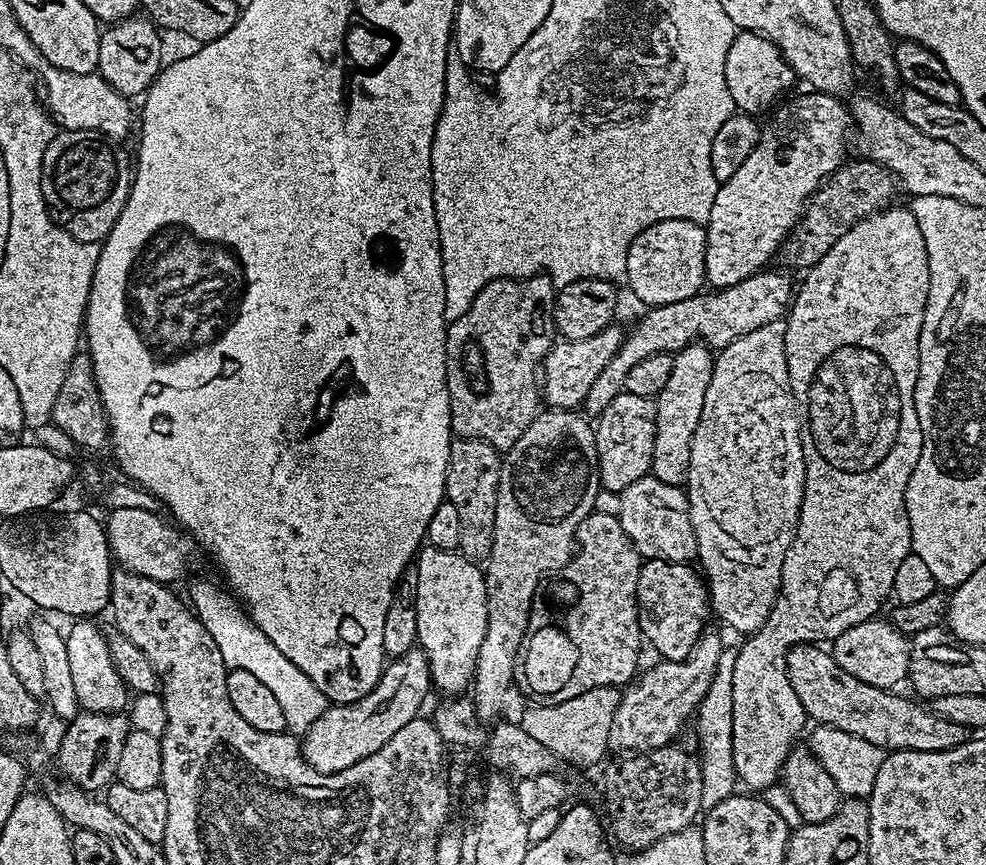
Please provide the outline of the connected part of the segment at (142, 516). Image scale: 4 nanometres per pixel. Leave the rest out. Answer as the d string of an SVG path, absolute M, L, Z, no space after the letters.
M113 508L108 514L108 520L106 519L106 547L113 561L123 571L133 572L169 586L175 585L175 580L180 580L187 574L188 563L191 562L192 555L198 552L196 541L187 531L181 530L175 523L169 522L167 519L164 521L163 515L146 510Z

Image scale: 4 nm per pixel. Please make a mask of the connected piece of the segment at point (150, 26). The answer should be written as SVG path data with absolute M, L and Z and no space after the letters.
M133 14L126 20L118 20L101 31L98 46L98 75L118 94L129 98L143 97L162 71L164 44L160 41L161 29L147 18Z

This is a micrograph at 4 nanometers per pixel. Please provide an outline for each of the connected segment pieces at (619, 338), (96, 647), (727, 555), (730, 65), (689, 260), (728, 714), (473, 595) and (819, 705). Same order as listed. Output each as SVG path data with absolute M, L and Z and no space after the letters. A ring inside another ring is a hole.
M609 326L601 330L594 338L578 338L577 340L557 339L552 349L544 355L542 365L542 400L549 409L567 408L576 410L584 403L584 398L594 378L618 354L626 335L625 329Z
M92 618L77 619L73 623L76 625L70 630L67 629L64 637L66 655L70 661L70 675L74 682L74 694L83 711L120 714L129 707L130 689L119 677L119 672L111 661L105 633L95 624L96 622Z
M773 322L758 330L750 330L750 334L719 349L712 366L710 386L706 390L706 402L702 402L702 418L698 422L698 430L694 430L694 442L690 442L690 470L686 481L686 491L690 522L694 526L696 535L696 555L699 567L702 569L703 579L708 585L711 611L715 619L717 616L722 623L729 624L734 631L744 632L743 634L757 632L764 625L770 610L776 604L776 597L780 595L782 562L786 558L786 550L790 550L792 545L804 497L804 443L800 440L800 421L796 399L790 386L783 323Z
M741 31L732 40L726 54L724 77L737 109L744 114L767 113L781 99L779 96L791 86L792 80L794 81L792 67L784 61L784 53L771 40L746 31Z
M696 222L673 228L676 229L672 232L672 248L668 244L656 244L656 234L658 234L656 228L641 230L628 247L628 267L632 271L629 271L626 277L626 285L628 284L629 290L644 303L644 306L682 302L686 298L697 295L705 287L706 238L704 228ZM636 268L668 268L668 272L636 272Z
M726 648L719 656L715 676L711 680L710 689L703 696L696 711L696 730L698 736L698 759L702 774L701 811L708 811L719 802L732 796L738 784L736 771L733 768L733 676L734 658L733 649Z
M427 546L421 547L414 560L414 583L416 585L416 613L418 614L418 647L426 654L432 688L444 694L460 694L469 687L478 662L478 646L486 636L486 582L479 563L467 560L459 551L438 550Z
M815 643L793 644L787 649L783 662L790 686L794 686L794 694L798 694L798 702L802 702L809 721L816 720L812 722L854 734L854 738L862 738L893 752L954 750L970 739L970 729L965 724L950 722L932 711L931 707L899 696L899 691L870 686L854 678L854 674L846 674L846 670L834 662L831 651L824 649L823 652L820 648L823 647Z

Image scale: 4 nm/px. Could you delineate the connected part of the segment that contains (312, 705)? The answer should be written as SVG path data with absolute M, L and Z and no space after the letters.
M198 578L191 582L186 598L202 626L206 627L214 639L225 666L230 670L247 670L264 683L277 699L285 715L287 729L294 734L307 732L328 707L325 696L304 671L299 670L290 658L286 658L262 630L258 630L239 605L234 606L235 597L227 589L220 588L208 580Z

